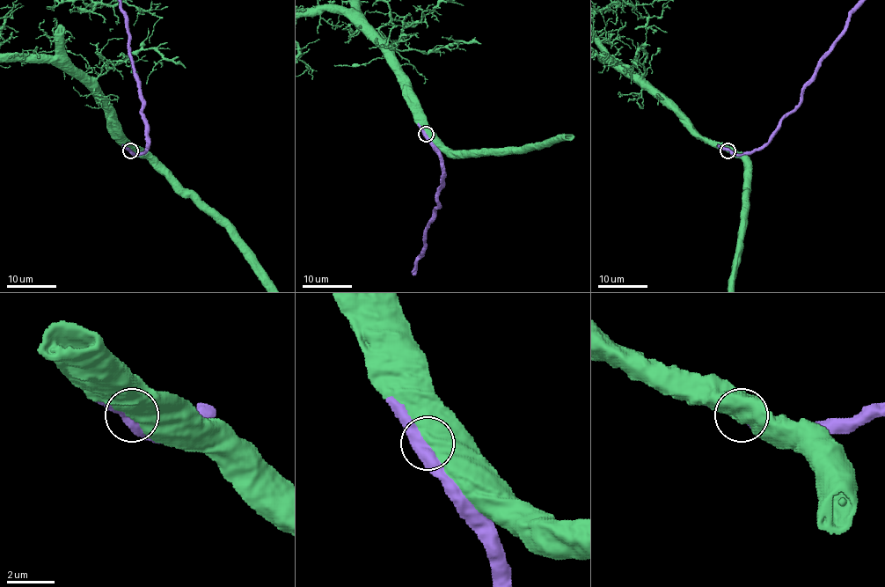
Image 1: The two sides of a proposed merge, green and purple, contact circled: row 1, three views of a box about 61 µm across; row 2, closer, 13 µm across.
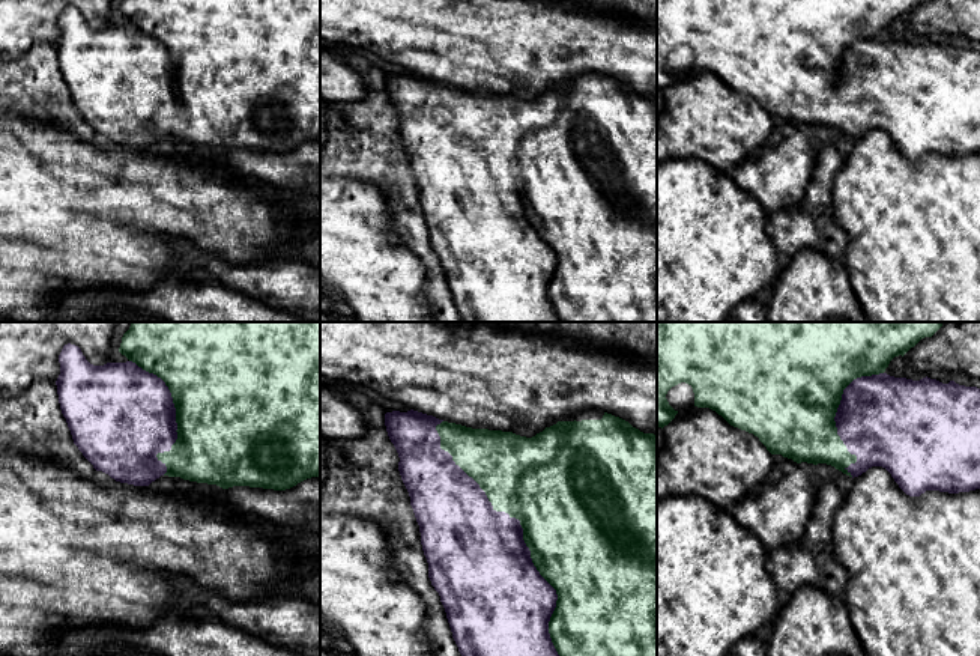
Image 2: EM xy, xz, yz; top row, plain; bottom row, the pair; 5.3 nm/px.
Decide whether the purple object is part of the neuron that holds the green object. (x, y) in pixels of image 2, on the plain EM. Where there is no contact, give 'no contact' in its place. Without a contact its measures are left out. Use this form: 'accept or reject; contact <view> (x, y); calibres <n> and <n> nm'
accept; contact xz (523, 196); calibres 500 and 480 nm

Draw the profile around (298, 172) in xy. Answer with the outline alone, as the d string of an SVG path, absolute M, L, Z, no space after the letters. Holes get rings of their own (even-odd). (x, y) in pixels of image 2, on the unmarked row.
M311 140L286 153L250 149L227 152L227 166L237 179L280 193L320 197L320 141Z

